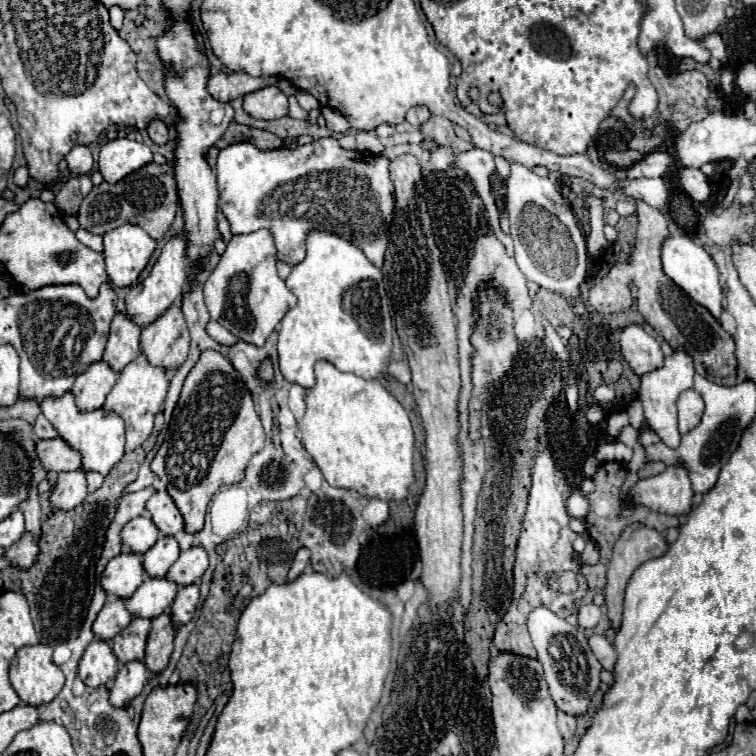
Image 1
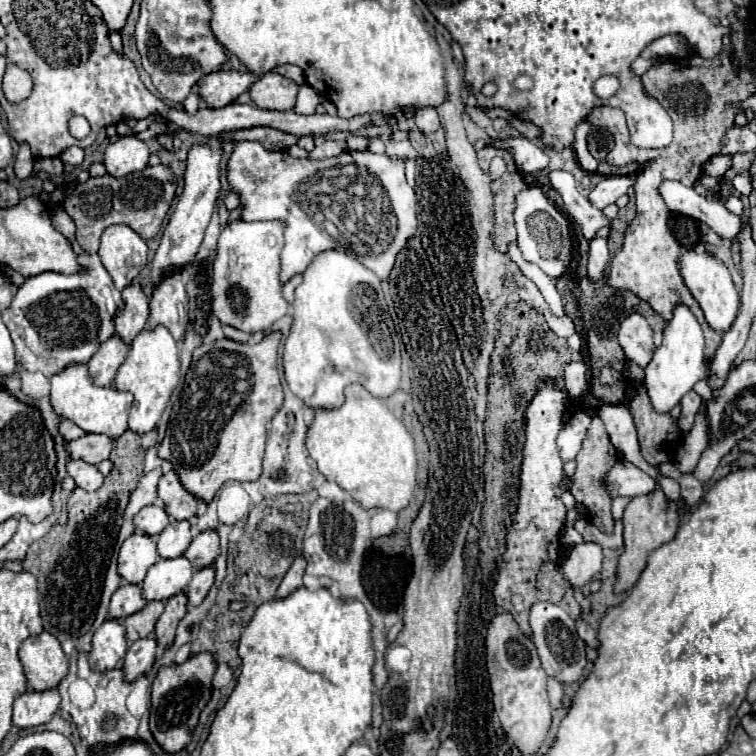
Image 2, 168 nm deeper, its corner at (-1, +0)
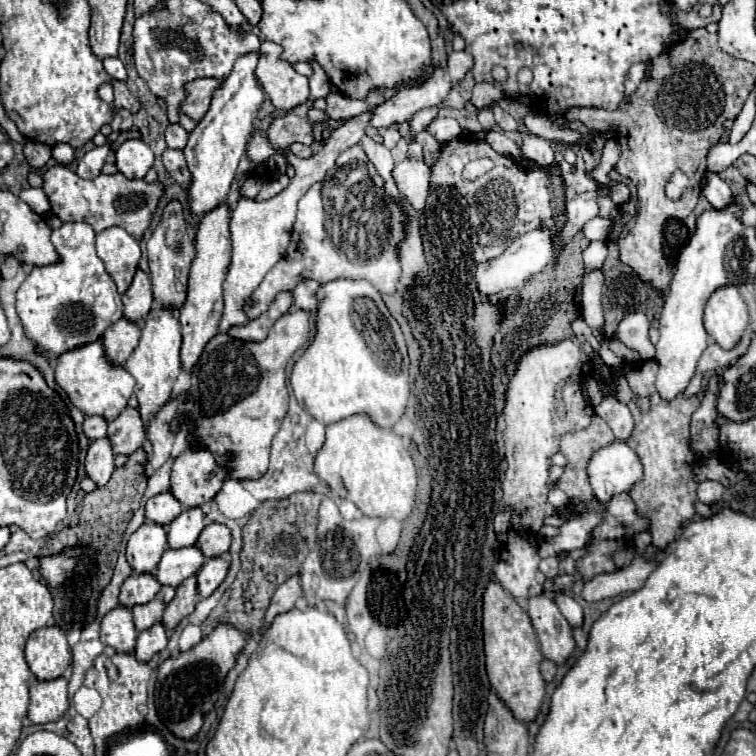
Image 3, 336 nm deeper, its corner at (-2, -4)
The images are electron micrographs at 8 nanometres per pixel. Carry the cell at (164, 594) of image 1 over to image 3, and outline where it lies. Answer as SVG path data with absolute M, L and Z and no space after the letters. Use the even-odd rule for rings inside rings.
M196 546L166 550L154 576L162 586L178 588L186 578L194 576L202 568L204 560L206 556Z

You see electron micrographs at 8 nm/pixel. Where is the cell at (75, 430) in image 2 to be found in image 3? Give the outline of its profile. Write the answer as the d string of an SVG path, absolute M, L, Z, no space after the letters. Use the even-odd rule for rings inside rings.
M90 416L90 418L84 420L84 426L82 426L82 428L84 428L84 434L86 434L88 440L98 440L98 438L106 436L108 424L106 424L106 420L100 418L100 416Z

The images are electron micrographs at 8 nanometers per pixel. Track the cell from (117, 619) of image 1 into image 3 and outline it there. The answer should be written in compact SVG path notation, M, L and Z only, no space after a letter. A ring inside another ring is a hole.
M132 572L120 590L120 606L124 608L134 608L138 604L148 604L160 590L162 586L158 584L158 580L152 574L136 574Z

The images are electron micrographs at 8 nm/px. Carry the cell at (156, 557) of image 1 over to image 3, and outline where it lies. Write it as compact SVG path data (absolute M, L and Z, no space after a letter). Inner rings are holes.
M184 508L182 514L174 518L166 528L170 548L194 546L204 528L204 514L200 508Z

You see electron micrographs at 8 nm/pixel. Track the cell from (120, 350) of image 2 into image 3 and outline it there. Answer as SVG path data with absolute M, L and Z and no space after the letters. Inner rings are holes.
M120 318L116 324L112 324L102 336L106 356L110 356L114 364L124 364L138 346L138 340L140 340L138 324L128 322L126 318Z

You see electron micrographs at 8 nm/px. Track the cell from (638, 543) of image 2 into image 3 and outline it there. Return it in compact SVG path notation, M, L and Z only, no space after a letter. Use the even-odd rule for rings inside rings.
M654 360L644 362L644 366L638 366L634 370L626 372L626 380L636 396L648 396L650 398L650 412L640 414L636 402L628 402L628 408L634 416L634 432L628 440L628 446L634 448L638 454L642 466L644 466L644 478L634 484L630 490L630 496L636 504L636 512L650 522L650 536L652 546L656 550L666 550L668 544L674 542L676 532L682 528L686 520L694 516L694 502L696 502L696 482L692 478L692 466L694 452L690 450L690 416L700 406L700 400L696 396L684 398L682 394L676 396L672 402L664 402L660 394L654 388L658 364Z

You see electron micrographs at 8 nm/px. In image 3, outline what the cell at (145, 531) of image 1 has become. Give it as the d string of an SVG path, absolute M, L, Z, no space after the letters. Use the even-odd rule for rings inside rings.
M158 494L146 502L146 520L154 524L170 524L182 512L180 502L170 494Z

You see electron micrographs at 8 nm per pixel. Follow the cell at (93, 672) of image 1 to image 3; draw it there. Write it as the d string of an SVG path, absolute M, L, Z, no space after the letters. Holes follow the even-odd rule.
M118 606L102 618L100 642L114 648L116 652L134 652L136 628L132 622L132 612L128 608Z

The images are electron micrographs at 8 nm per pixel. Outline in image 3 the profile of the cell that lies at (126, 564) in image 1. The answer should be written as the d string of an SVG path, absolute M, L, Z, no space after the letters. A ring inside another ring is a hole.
M146 522L130 536L126 548L126 560L136 574L150 574L158 566L166 548L168 542L164 526Z

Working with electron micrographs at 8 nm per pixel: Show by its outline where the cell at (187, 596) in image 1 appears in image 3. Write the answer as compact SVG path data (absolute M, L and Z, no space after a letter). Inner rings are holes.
M208 558L204 562L200 572L196 574L196 578L198 578L198 594L202 598L208 598L222 584L222 580L226 578L228 566L230 564L224 558Z

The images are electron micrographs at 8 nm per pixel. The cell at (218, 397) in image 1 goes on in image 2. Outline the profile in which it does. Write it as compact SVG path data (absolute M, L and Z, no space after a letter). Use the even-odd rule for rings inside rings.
M269 332L257 344L241 344L229 338L203 342L195 348L191 366L185 374L183 392L173 404L171 420L165 438L159 446L159 456L169 460L189 492L197 492L201 500L211 502L215 492L227 480L257 480L263 470L263 452L267 440L267 422L283 404L283 388L277 372L277 348L281 332Z

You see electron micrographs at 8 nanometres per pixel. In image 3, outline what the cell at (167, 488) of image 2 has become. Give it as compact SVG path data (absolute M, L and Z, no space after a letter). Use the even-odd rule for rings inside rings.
M190 446L174 460L170 492L182 506L198 508L216 496L226 478L228 472L214 462L206 448Z

